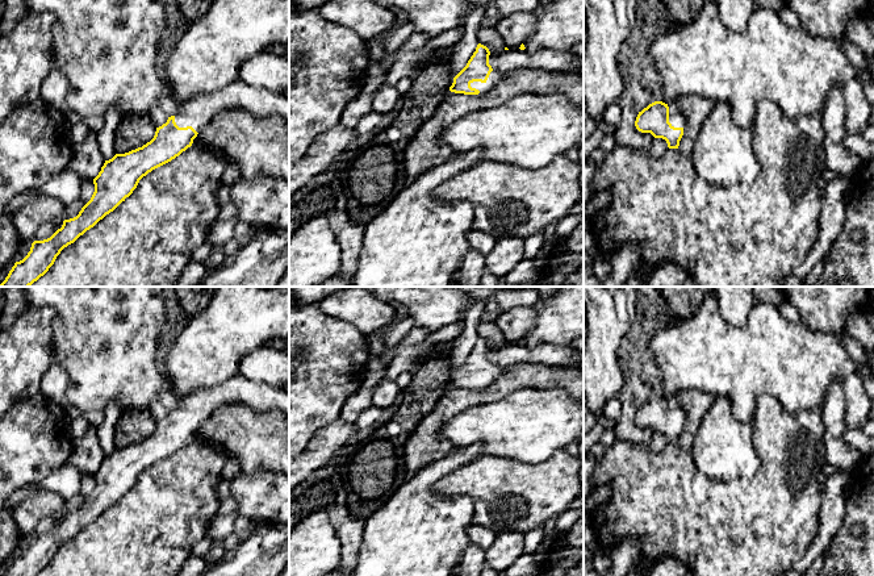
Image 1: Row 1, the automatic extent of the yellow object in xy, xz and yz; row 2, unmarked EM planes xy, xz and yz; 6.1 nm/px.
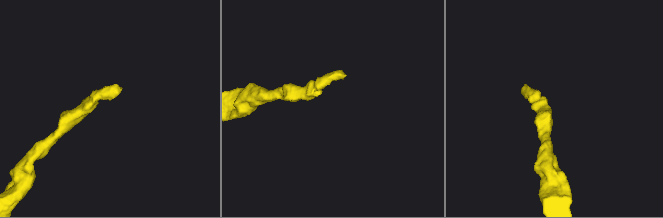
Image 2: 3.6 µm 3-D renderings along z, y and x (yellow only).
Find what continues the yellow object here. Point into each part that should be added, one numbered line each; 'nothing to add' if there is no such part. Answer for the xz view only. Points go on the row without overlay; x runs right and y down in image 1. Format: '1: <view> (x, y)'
1: xz (494, 371)

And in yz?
1: yz (677, 414)

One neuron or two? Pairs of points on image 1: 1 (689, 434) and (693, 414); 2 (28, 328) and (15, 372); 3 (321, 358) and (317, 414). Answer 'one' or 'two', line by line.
1: one
2: one
3: one

